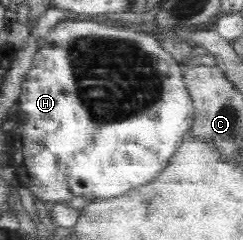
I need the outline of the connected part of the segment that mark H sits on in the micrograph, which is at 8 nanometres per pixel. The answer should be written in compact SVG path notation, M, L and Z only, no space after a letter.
M62 21L50 30L45 36L46 42L37 48L32 67L26 72L21 82L21 95L17 102L17 122L23 127L21 141L22 154L18 162L24 166L34 182L29 182L27 188L33 196L47 202L68 202L73 196L88 196L93 199L111 198L117 194L125 194L135 186L151 182L155 176L169 166L172 156L190 134L194 119L194 106L187 92L182 74L182 63L174 60L161 46L160 40L152 34L133 32L129 26L103 26L103 22L76 22Z

